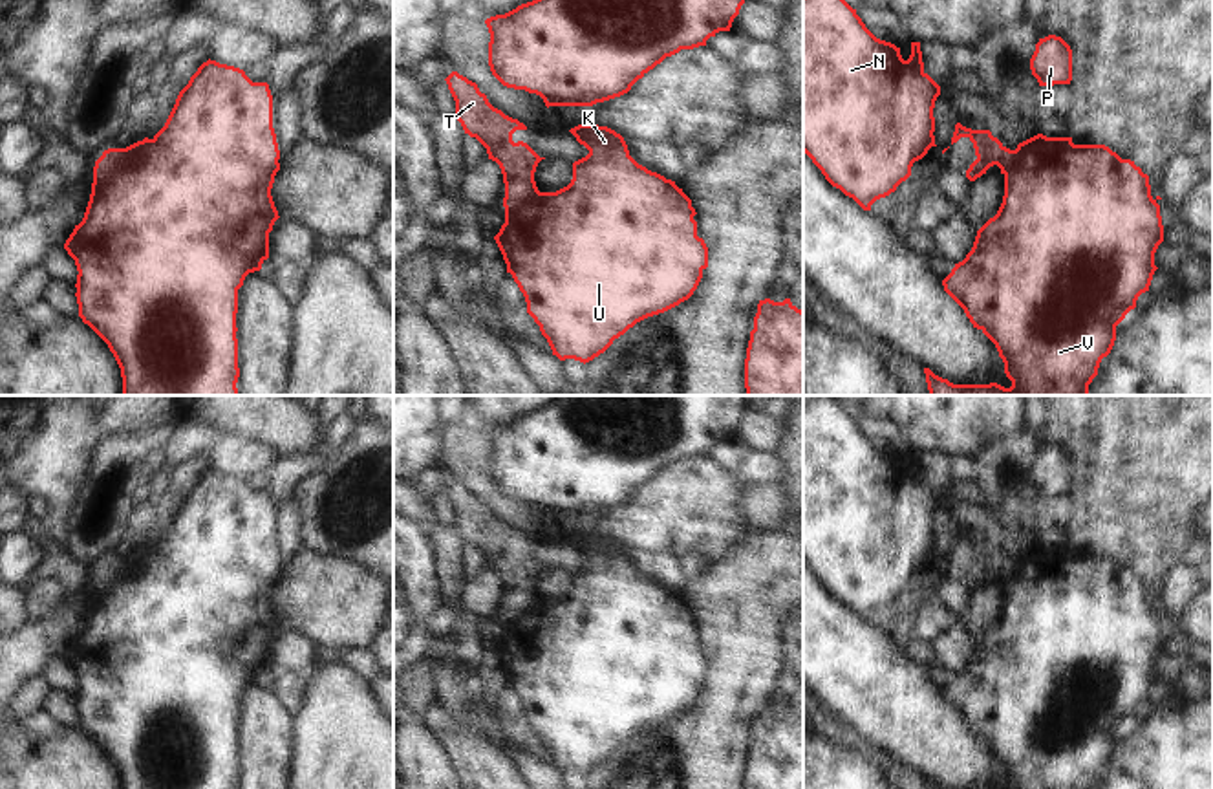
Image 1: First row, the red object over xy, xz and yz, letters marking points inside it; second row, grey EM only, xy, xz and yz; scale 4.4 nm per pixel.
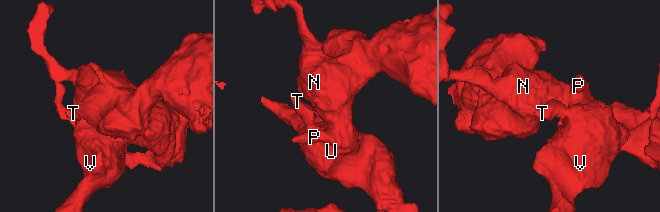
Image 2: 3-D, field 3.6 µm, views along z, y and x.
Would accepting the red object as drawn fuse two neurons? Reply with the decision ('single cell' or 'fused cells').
fused cells

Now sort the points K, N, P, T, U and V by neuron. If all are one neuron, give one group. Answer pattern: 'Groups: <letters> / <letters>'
Groups: K N P U V / T.

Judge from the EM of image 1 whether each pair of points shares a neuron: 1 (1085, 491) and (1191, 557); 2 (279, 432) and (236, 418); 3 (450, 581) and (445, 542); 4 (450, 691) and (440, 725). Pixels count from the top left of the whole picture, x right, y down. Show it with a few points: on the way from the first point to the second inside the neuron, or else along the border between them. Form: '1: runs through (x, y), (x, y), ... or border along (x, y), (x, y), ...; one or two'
1: border along (1193, 540), (1180, 561); two
2: runs through (268, 421), (264, 418), (247, 418); one
3: runs through (449, 572), (449, 551); one
4: border along (436, 700), (456, 718), (471, 718), (474, 722); two

